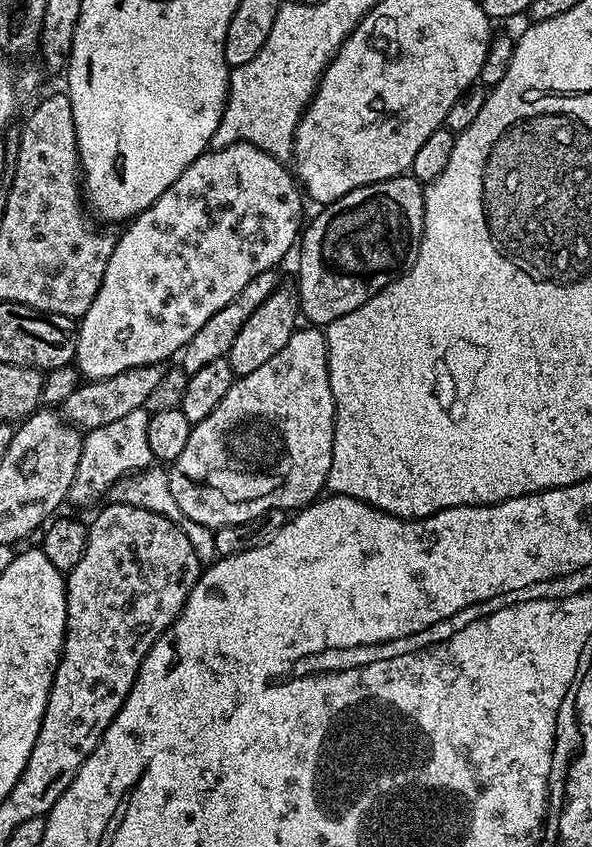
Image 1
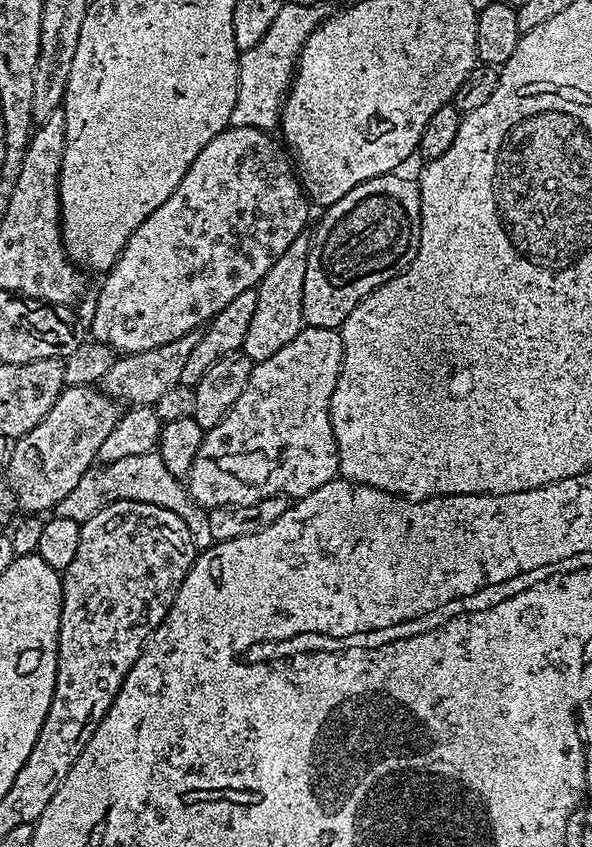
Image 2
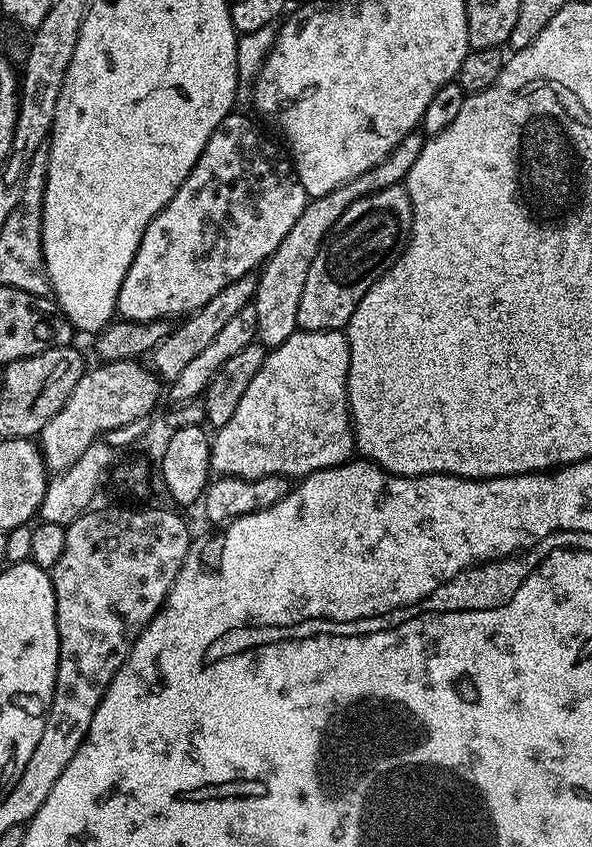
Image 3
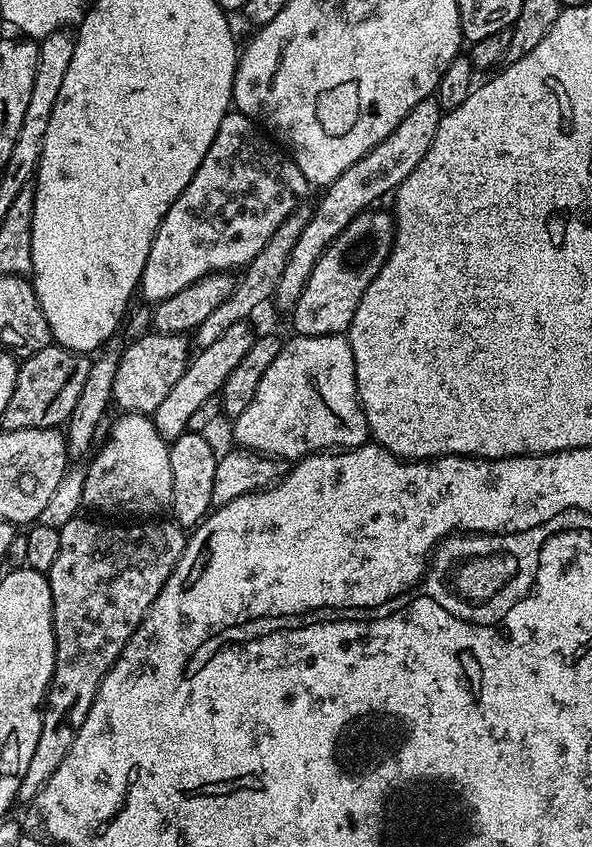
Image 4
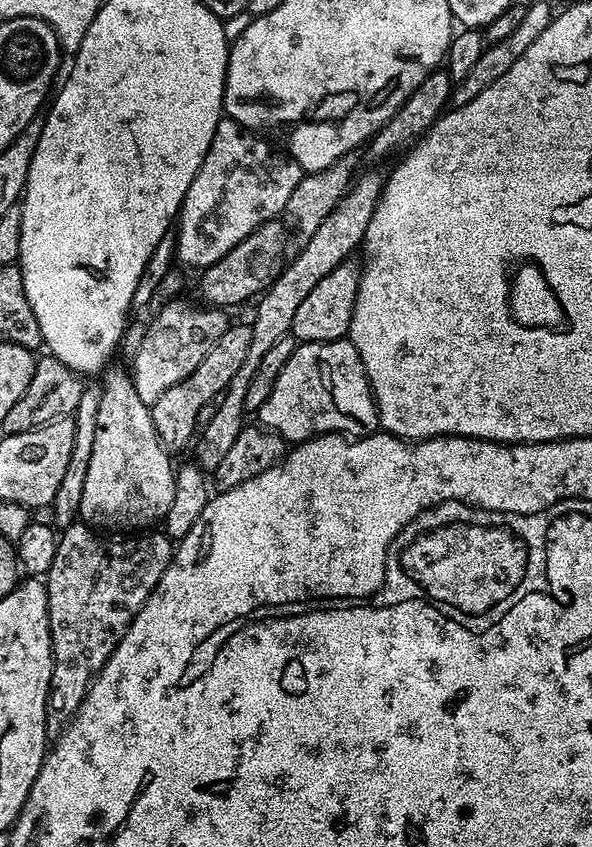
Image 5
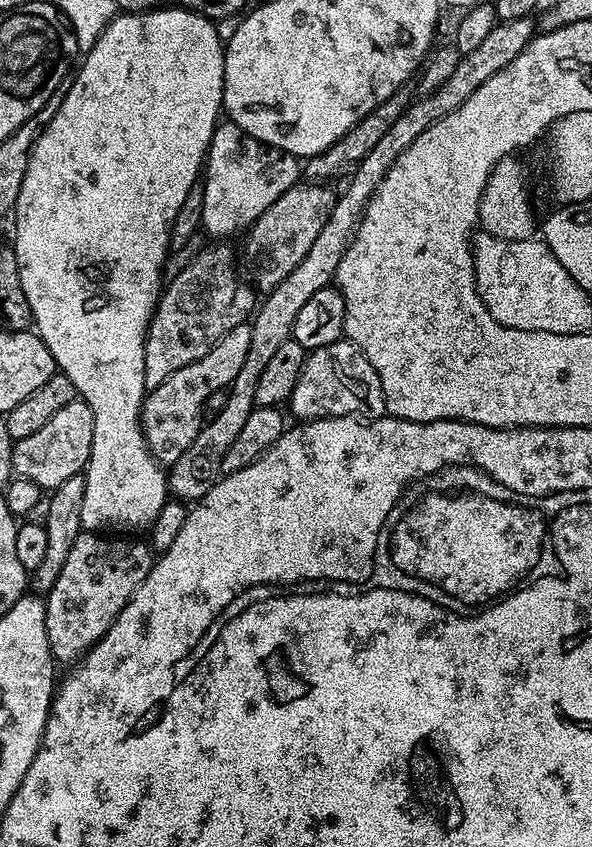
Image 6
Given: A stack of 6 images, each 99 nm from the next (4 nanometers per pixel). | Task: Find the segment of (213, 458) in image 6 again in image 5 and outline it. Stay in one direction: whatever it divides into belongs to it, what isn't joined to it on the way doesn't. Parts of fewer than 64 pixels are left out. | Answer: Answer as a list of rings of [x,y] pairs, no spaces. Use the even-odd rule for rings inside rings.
[[[263,298],[257,299],[255,304],[256,320],[251,321],[252,337],[250,338],[249,353],[246,354],[242,366],[238,366],[238,374],[234,374],[234,378],[223,393],[222,406],[218,406],[214,419],[208,426],[199,429],[194,440],[194,443],[196,442],[195,463],[199,464],[208,474],[214,474],[218,470],[218,462],[222,462],[222,458],[226,458],[226,453],[230,451],[234,438],[238,438],[238,434],[246,426],[246,419],[244,420],[244,416],[246,417],[244,407],[246,390],[250,390],[250,378],[254,378],[254,373],[258,370],[263,355],[270,350],[270,346],[274,346],[274,343],[278,342],[279,338],[287,335],[293,326],[293,322],[288,320],[288,308],[284,308],[284,304],[276,304],[272,300]]]

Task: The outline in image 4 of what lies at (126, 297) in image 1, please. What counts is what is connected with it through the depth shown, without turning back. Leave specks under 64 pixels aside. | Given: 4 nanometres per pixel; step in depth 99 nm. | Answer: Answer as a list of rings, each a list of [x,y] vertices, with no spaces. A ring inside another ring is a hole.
[[[235,110],[225,114],[210,150],[206,150],[206,158],[202,158],[202,166],[198,166],[194,178],[190,178],[190,186],[178,194],[166,218],[162,218],[158,234],[154,234],[146,266],[140,275],[138,292],[141,297],[144,295],[149,302],[165,300],[211,272],[243,269],[263,250],[266,242],[270,242],[270,234],[274,234],[303,201],[300,199],[310,191],[308,179],[291,155],[281,151],[271,139],[264,140],[263,135],[265,133],[249,116]]]

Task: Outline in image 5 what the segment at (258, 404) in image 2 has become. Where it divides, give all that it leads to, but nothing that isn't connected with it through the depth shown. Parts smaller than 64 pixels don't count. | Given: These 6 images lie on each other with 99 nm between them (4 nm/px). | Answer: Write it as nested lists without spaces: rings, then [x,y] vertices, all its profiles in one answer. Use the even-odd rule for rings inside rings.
[[[331,340],[330,342],[297,343],[294,354],[290,354],[290,362],[282,366],[282,374],[274,382],[266,402],[262,402],[258,420],[263,427],[277,432],[285,441],[299,442],[312,439],[316,434],[343,434],[349,438],[371,436],[380,428],[380,414],[376,410],[376,400],[372,397],[372,383],[368,381],[366,370],[362,366],[362,358],[358,350],[354,350],[351,340]],[[296,396],[305,396],[312,407],[312,428],[304,424],[304,416],[296,412]]]

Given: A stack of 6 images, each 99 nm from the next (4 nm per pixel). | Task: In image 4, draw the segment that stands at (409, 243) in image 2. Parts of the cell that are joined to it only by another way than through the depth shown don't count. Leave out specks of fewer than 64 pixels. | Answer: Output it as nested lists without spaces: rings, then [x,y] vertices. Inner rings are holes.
[[[365,210],[357,214],[318,258],[314,270],[310,270],[310,278],[290,313],[296,327],[295,335],[338,336],[351,329],[354,310],[358,310],[366,286],[370,286],[382,270],[396,237],[393,213],[376,211]]]

